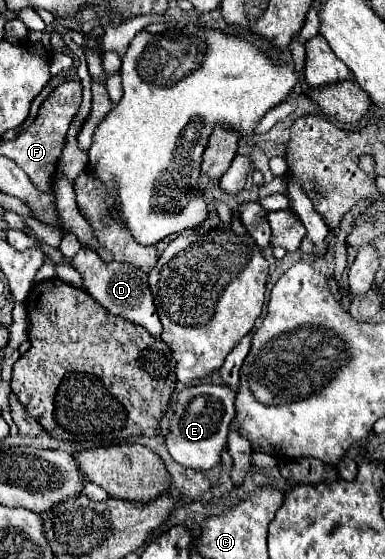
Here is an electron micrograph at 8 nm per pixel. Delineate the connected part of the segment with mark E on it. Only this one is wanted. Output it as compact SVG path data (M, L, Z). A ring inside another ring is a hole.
M195 385L179 391L169 415L165 445L169 455L183 467L191 469L213 469L219 463L221 451L227 447L227 433L231 419L235 417L235 393L225 385ZM213 399L213 401L211 401Z

